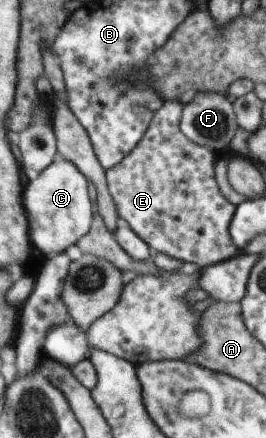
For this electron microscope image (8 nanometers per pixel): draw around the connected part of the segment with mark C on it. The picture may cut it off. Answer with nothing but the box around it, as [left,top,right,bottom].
[23,158,90,257]

